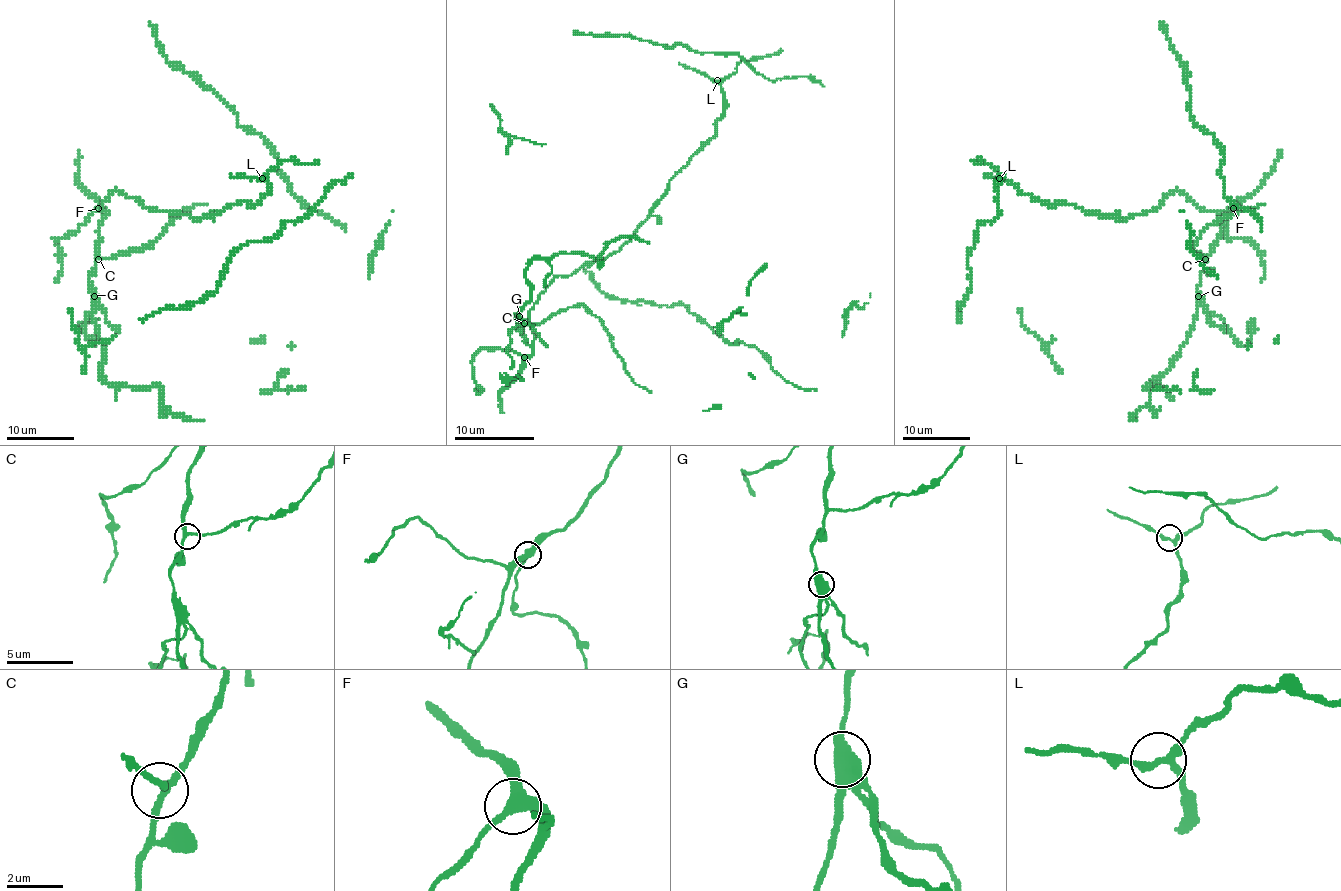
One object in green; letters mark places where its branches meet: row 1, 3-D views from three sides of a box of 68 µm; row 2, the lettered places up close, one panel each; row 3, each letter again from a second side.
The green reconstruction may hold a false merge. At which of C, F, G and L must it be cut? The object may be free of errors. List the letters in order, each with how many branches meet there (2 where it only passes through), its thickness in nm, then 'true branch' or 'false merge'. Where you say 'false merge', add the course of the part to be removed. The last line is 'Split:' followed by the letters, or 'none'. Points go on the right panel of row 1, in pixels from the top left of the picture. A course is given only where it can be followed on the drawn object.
C: 3 | 240 nm | true branch
F: 3 | 400 nm | true branch
G: 3 | 400 nm | false merge | (1198, 296), (1205, 310), (1220, 316), (1228, 332), (1242, 345), (1250, 342), (1252, 322), (1247, 332)
L: 3 | 220 nm | true branch
Split: G

